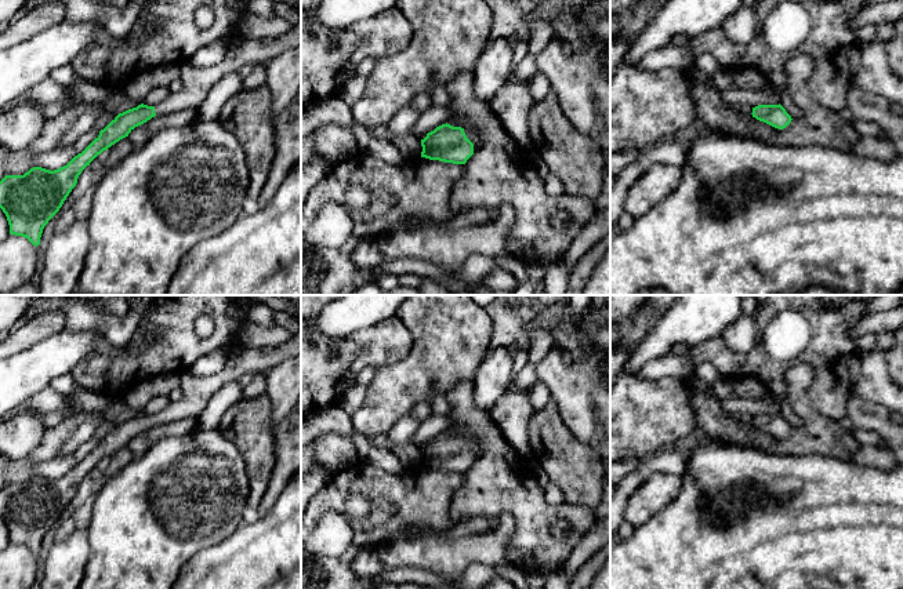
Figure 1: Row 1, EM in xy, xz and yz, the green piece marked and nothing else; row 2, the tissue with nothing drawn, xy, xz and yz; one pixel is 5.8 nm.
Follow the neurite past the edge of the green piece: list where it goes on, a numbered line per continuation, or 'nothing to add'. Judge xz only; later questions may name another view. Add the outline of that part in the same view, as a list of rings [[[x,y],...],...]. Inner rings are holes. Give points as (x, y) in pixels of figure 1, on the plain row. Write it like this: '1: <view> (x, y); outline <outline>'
1: xz (474, 446); outline [[[464,439],[467,447],[474,452],[474,454],[478,454],[482,451],[482,446],[479,441],[476,440],[469,440],[469,439]]]

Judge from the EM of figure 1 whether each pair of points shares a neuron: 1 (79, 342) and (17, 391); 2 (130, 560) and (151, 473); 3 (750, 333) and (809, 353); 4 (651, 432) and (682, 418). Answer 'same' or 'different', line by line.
1: same
2: same
3: different
4: same

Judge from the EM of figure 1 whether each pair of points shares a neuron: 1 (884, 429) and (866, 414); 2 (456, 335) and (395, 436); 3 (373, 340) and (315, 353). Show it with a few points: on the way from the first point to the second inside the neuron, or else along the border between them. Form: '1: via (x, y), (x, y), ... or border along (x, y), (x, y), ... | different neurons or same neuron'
1: via (880, 425), (870, 415) | same neuron
2: border along (408, 413), (387, 433) | different neurons
3: via (359, 346), (337, 363), (329, 363) | same neuron

